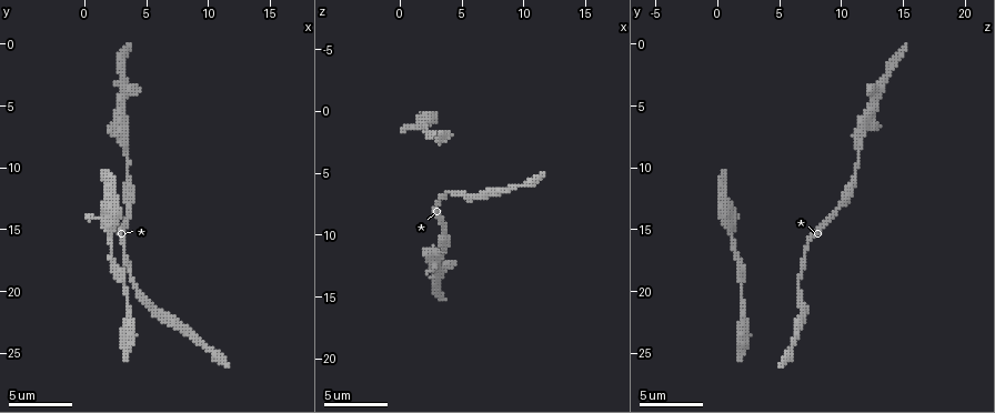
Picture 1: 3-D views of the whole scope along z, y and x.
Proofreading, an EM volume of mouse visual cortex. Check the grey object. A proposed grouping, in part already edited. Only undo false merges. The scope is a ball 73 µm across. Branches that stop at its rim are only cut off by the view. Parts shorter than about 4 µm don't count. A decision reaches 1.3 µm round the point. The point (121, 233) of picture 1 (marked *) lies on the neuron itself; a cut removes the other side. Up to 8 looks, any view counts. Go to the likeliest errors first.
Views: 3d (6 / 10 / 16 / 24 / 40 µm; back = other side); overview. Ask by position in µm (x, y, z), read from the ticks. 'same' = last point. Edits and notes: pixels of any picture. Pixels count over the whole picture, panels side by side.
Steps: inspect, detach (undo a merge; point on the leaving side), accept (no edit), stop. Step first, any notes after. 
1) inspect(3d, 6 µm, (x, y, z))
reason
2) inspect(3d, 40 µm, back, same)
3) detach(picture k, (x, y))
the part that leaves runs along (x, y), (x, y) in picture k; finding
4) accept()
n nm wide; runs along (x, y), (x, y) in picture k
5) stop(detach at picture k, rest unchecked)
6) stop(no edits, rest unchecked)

inspect(3d, 6 µm, (3.4, 8.4, 11.4))
sudden change in width

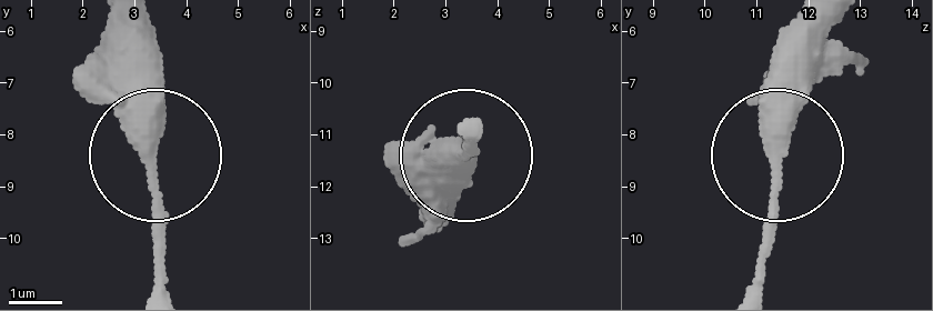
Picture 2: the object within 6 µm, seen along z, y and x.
inspect(3d, 6 µm, back, (3.35, 8.55, 11.40))
other side

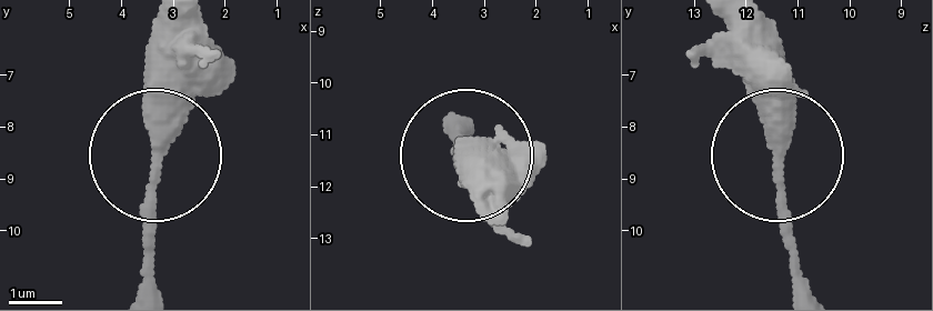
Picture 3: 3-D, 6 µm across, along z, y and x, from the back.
accept()
300 nm wide; runs along (461, 114), (473, 168) in picture 3; all the same neuron

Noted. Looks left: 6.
inspect(3d, 10 µm, (2.0, 12.4, 0.8))
calibre changes

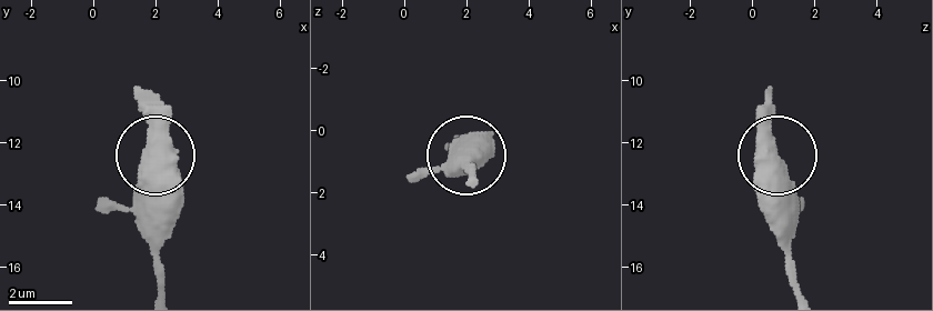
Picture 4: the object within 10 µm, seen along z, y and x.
accept()
620 nm wide; one neuron here

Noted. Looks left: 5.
inspect(3d, 10 µm, (3.0, 1.6, 14.0))

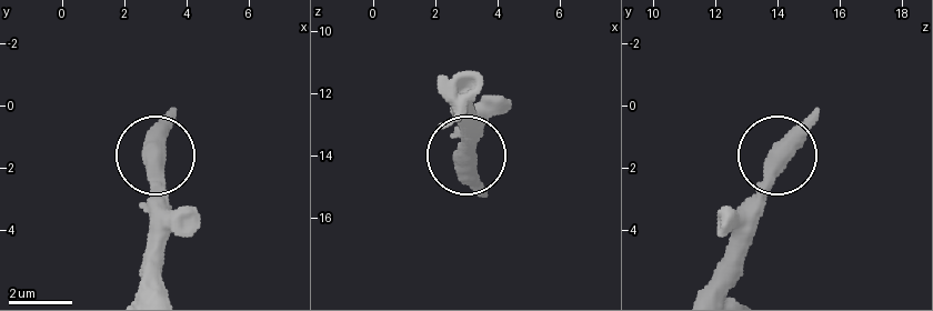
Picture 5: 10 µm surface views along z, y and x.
accept()
runs along (161, 289), (156, 156) in picture 5; all the same neuron

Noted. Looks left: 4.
inspect(3d, 10 µm, (4.2, 20.0, 6.6))
thick turns thin

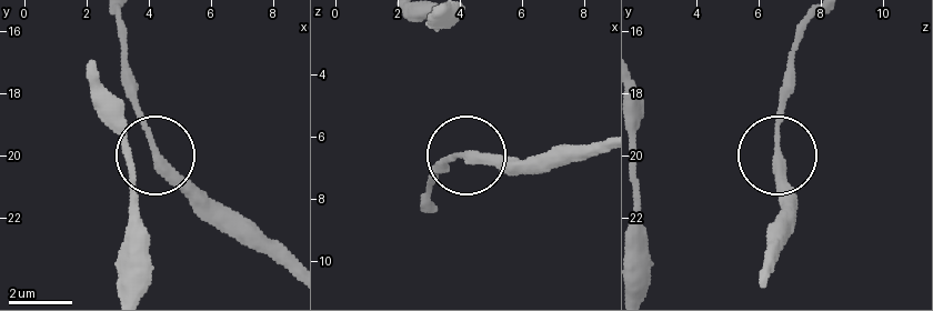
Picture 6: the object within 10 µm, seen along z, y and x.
accept()
runs along (427, 198), (435, 169), (451, 152), (543, 161) in picture 6; one neuron here

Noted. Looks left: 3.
stop(no edits, rest unchecked)

